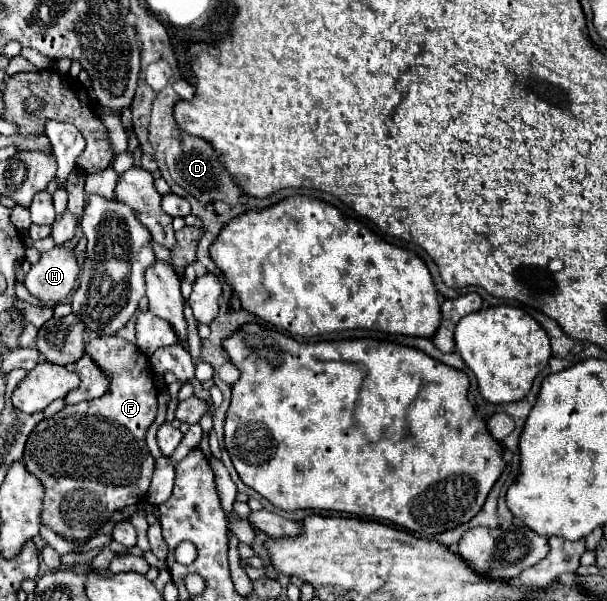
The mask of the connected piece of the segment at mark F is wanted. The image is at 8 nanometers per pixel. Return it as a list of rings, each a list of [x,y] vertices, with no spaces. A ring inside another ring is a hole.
[[[96,337],[86,343],[86,353],[104,369],[110,377],[108,391],[92,401],[66,405],[54,417],[42,419],[26,441],[24,465],[44,487],[44,503],[40,519],[56,535],[68,539],[88,539],[96,535],[108,521],[110,515],[126,505],[144,501],[150,479],[154,473],[154,457],[150,455],[144,437],[148,427],[154,423],[158,413],[158,391],[154,387],[154,373],[148,357],[130,341],[120,337]]]

